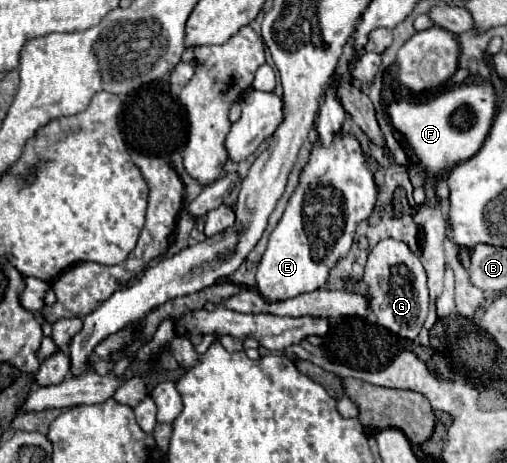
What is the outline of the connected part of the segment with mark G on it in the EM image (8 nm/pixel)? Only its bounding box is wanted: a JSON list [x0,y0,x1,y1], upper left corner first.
[363,241,429,341]

